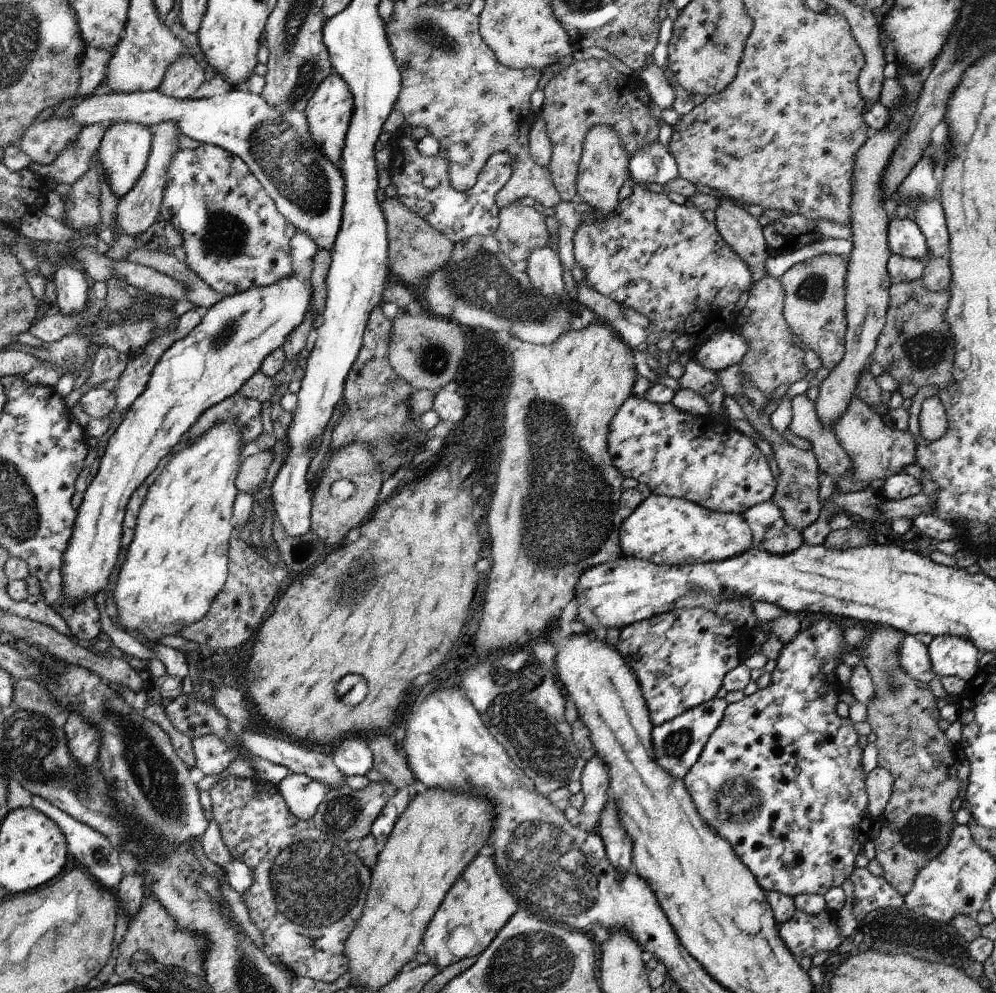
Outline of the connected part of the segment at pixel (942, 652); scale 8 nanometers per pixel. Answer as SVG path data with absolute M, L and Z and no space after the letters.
M936 635L927 646L935 673L942 677L959 676L968 681L977 671L979 650L972 641L954 635Z

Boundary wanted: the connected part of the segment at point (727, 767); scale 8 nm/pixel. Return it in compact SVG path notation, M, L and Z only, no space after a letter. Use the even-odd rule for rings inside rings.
M827 617L810 626L805 632L798 632L791 643L784 645L780 655L776 659L776 668L771 672L772 682L770 686L767 686L765 689L759 688L754 694L745 696L739 702L730 703L725 708L721 723L704 745L700 758L694 763L694 766L691 766L691 769L683 778L684 786L690 793L700 818L703 818L703 821L719 837L726 839L733 846L738 858L756 877L756 882L766 892L776 891L793 899L801 894L824 896L830 888L842 886L856 867L855 858L857 854L863 852L865 842L872 838L871 830L874 818L869 813L867 805L868 797L865 789L865 778L867 775L862 773L862 768L860 767L863 749L860 749L860 746L858 746L859 735L854 730L852 721L840 718L835 709L842 688L842 684L838 681L836 675L836 668L839 664L836 663L836 658L843 652L847 652L846 646L848 645L842 642L842 631L844 630L832 618ZM746 800L750 802L751 811L747 814L750 818L744 818L743 814L744 811L749 809Z

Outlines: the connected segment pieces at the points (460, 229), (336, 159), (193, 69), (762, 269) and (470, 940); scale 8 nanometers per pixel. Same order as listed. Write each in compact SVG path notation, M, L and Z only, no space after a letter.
M410 126L398 129L394 133L392 143L386 150L386 164L391 177L391 182L396 186L398 200L402 201L414 214L421 216L430 226L444 233L453 243L466 240L471 236L488 236L497 232L498 226L498 206L497 197L500 190L508 184L513 176L513 170L517 166L517 158L510 153L498 151L490 157L486 168L478 175L478 182L470 190L458 191L450 184L448 158L441 158L438 155L427 157L416 149L417 142L410 139Z
M330 73L318 86L317 92L309 100L305 114L308 118L309 130L316 144L336 166L340 167L341 156L344 153L345 141L348 139L348 130L352 124L354 113L353 93L349 90L349 83L338 73Z
M184 52L173 62L158 90L179 99L191 99L194 92L206 82L206 72L192 55Z
M718 191L714 196L719 204L715 210L714 224L720 236L748 265L754 283L766 278L766 261L770 252L763 235L763 226L758 223L758 218L752 217L732 199Z
M476 856L474 862L461 874L461 878L449 890L445 900L425 930L421 947L440 970L465 958L484 953L496 940L497 934L518 912L518 902L504 888L504 882L492 856Z

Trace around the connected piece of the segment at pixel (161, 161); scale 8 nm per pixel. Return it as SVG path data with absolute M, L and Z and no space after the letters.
M168 121L152 129L152 152L145 172L137 180L137 184L125 197L118 201L115 210L115 224L120 235L135 237L151 227L161 216L161 202L166 184L167 168L172 157L178 152L179 128L175 122Z

